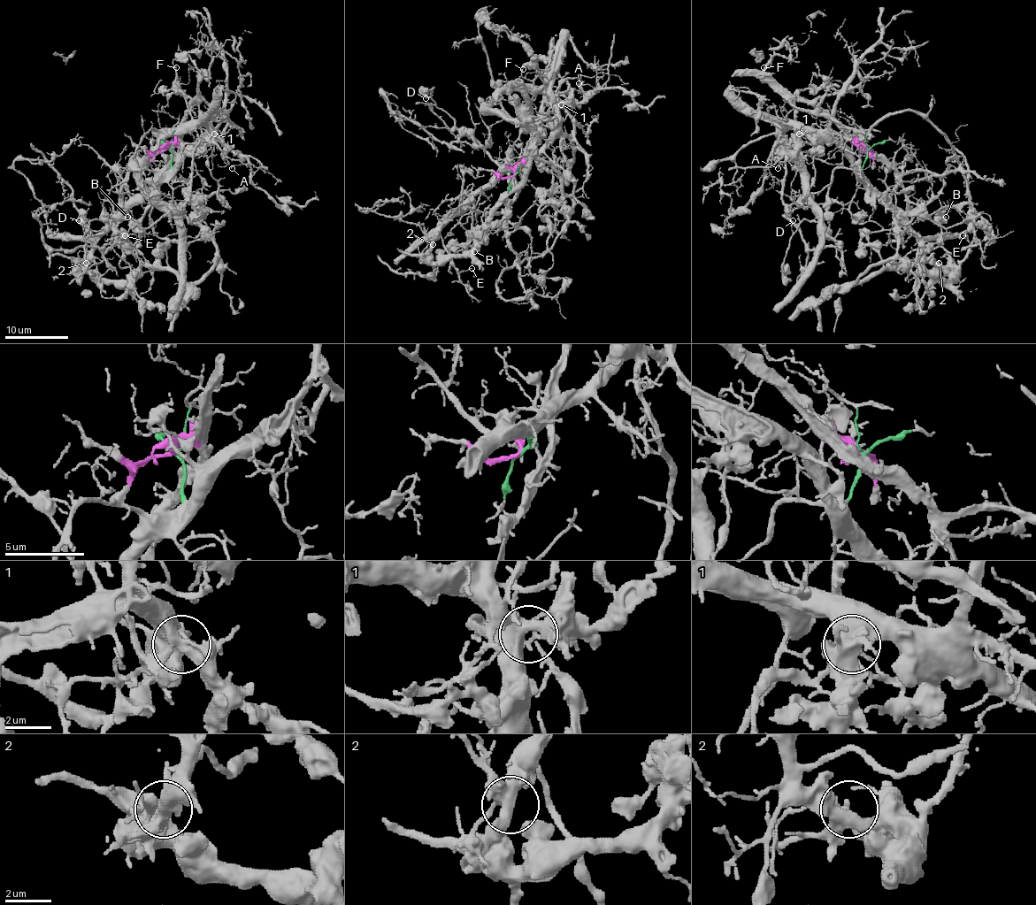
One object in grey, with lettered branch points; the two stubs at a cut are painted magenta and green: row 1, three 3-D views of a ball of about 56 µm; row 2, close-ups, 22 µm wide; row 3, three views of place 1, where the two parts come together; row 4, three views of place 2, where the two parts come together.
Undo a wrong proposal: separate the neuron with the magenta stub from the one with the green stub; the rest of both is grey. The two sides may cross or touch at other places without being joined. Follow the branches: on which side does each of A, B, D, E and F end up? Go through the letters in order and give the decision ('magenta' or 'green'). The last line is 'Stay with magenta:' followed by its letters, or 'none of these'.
A: green
B: green
D: green
E: green
F: magenta
Stay with magenta: F

